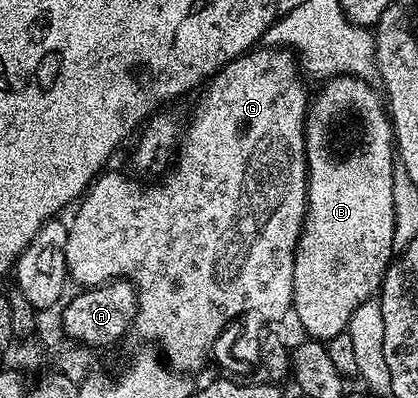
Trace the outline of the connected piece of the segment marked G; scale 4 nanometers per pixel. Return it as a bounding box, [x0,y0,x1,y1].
[66,47,312,373]

